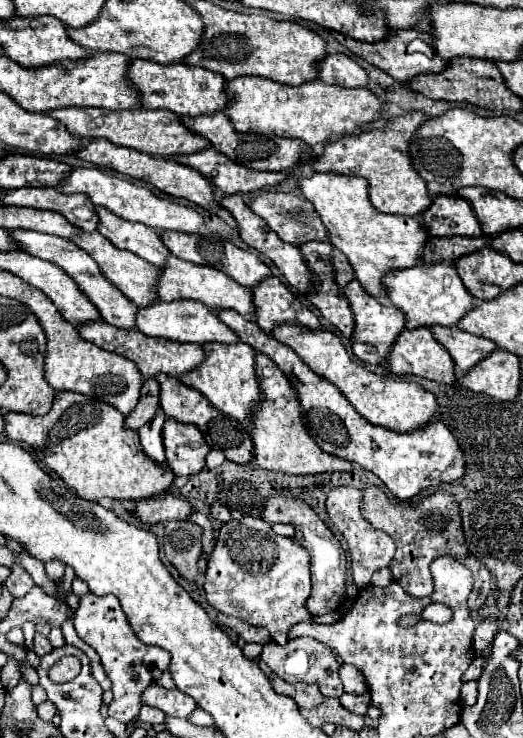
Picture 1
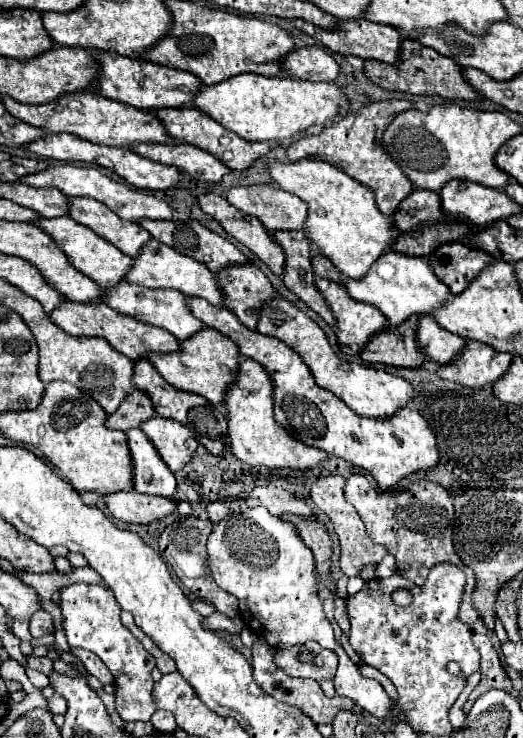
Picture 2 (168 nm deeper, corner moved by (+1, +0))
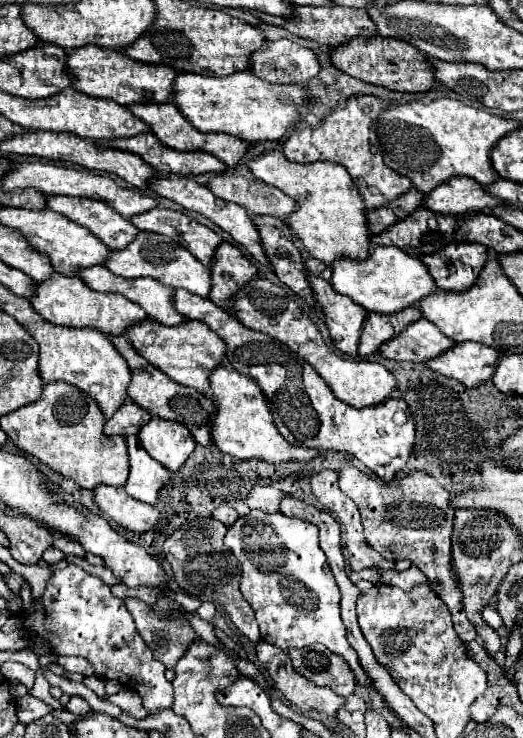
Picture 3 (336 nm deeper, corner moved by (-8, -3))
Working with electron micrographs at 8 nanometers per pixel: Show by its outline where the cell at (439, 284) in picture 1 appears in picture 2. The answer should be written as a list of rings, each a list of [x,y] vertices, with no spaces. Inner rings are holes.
[[[386,251],[380,255],[362,279],[350,279],[342,275],[342,285],[352,299],[380,309],[390,325],[400,325],[402,319],[408,319],[408,315],[430,313],[450,297],[450,291],[444,287],[444,283],[440,283],[440,279],[436,279],[426,259],[400,255],[398,251]]]

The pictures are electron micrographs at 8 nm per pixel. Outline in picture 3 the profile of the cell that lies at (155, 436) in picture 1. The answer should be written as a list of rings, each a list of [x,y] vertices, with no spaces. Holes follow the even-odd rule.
[[[137,436],[127,438],[127,452],[131,464],[129,480],[125,484],[127,494],[141,502],[157,504],[159,492],[171,484],[171,472],[147,454]]]

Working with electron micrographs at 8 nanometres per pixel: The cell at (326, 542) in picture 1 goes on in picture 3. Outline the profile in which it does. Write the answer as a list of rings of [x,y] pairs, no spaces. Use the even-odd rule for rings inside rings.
[[[267,486],[267,488],[253,488],[247,498],[251,498],[251,494],[253,494],[253,500],[251,500],[249,506],[259,508],[259,510],[265,510],[267,514],[279,512],[281,500],[285,498],[285,492],[275,490],[275,488],[271,488],[271,486]]]

